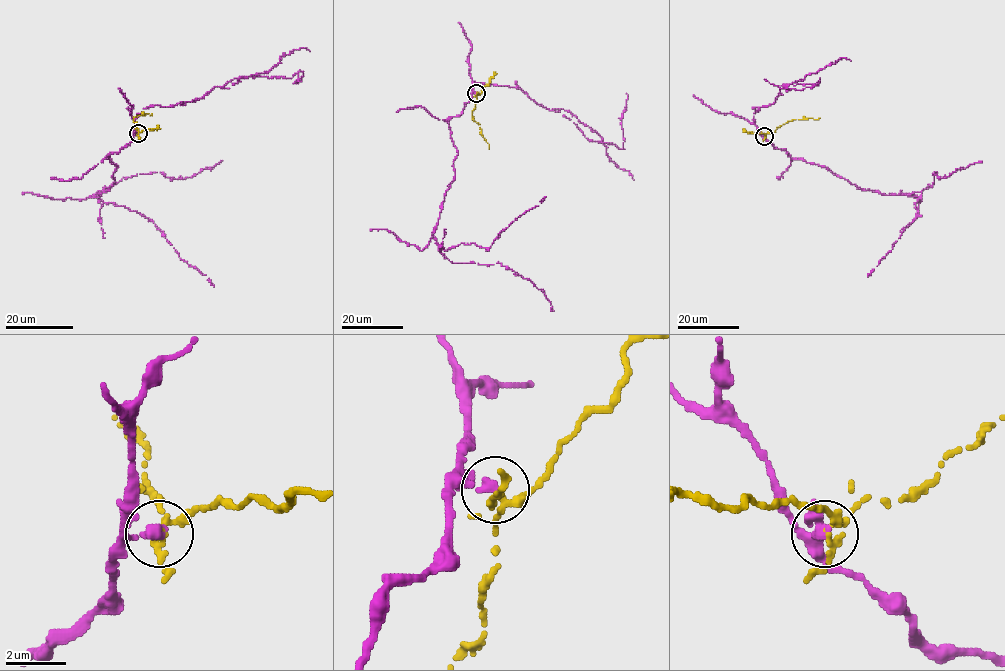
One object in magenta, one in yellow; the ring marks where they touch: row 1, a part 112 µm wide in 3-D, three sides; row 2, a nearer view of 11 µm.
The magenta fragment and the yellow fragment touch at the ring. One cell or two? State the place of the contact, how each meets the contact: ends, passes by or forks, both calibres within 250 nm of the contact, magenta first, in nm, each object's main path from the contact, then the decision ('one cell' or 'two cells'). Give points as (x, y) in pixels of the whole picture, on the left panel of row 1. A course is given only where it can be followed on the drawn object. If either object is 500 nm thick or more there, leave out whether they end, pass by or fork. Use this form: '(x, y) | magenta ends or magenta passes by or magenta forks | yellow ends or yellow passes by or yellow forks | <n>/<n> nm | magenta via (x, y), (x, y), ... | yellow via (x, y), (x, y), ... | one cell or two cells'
(138, 133) | magenta ends | yellow forks | 360/220 nm | magenta via (138, 133), (107, 157), (118, 167), (113, 184), (91, 197), (97, 194), (152, 221), (179, 257), (213, 286) | yellow via (138, 133), (133, 119), (151, 114) | two cells

